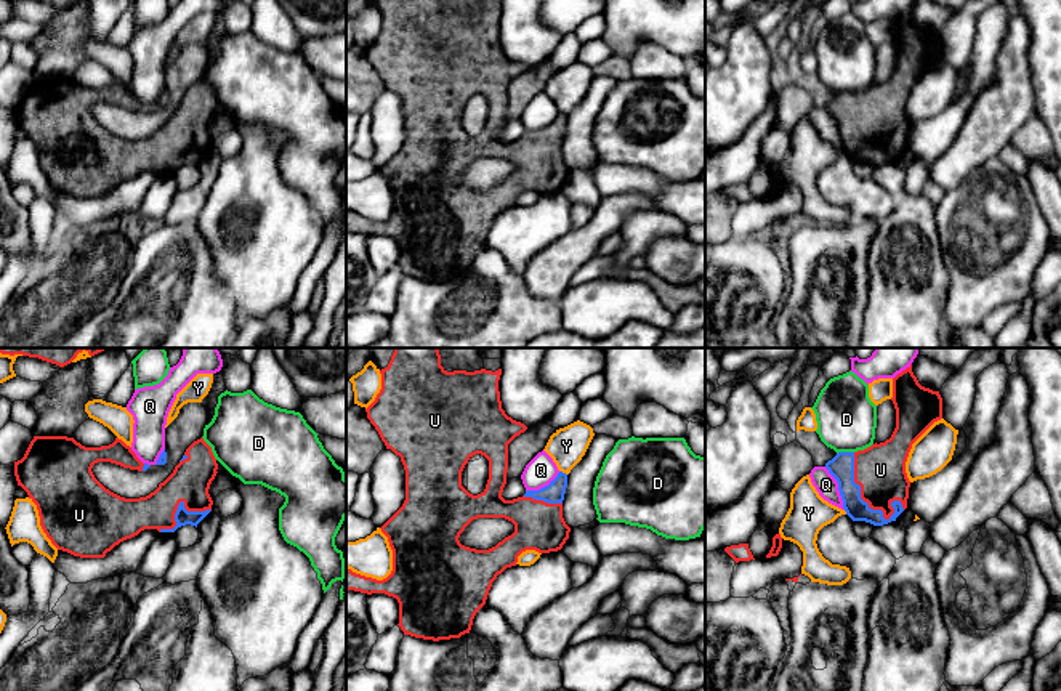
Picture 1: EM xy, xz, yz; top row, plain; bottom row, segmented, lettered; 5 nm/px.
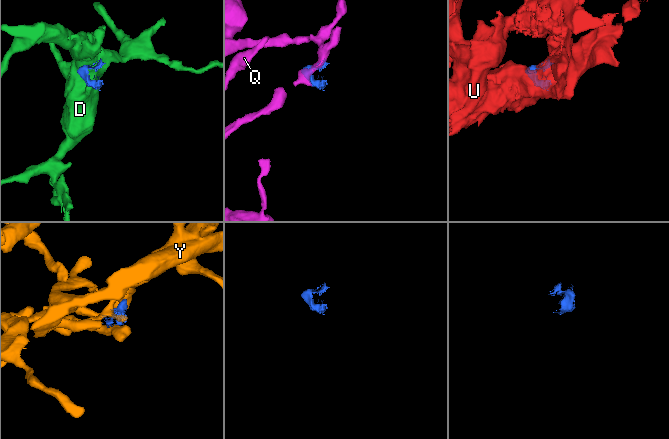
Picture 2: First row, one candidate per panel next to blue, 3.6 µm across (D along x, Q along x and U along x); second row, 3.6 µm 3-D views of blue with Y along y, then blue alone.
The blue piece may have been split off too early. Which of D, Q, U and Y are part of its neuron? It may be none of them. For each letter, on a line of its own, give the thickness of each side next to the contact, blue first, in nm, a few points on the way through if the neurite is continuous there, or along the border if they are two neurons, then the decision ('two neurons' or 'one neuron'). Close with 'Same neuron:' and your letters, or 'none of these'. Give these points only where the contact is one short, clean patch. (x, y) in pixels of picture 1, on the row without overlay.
D: 130/300 nm | along yz (853, 92), (840, 92), (837, 95) | two neurons
Q: 130/110 nm | two neurons
U: 130/260 nm | one neuron
Y: 100/180 nm | two neurons
Same neuron: U

